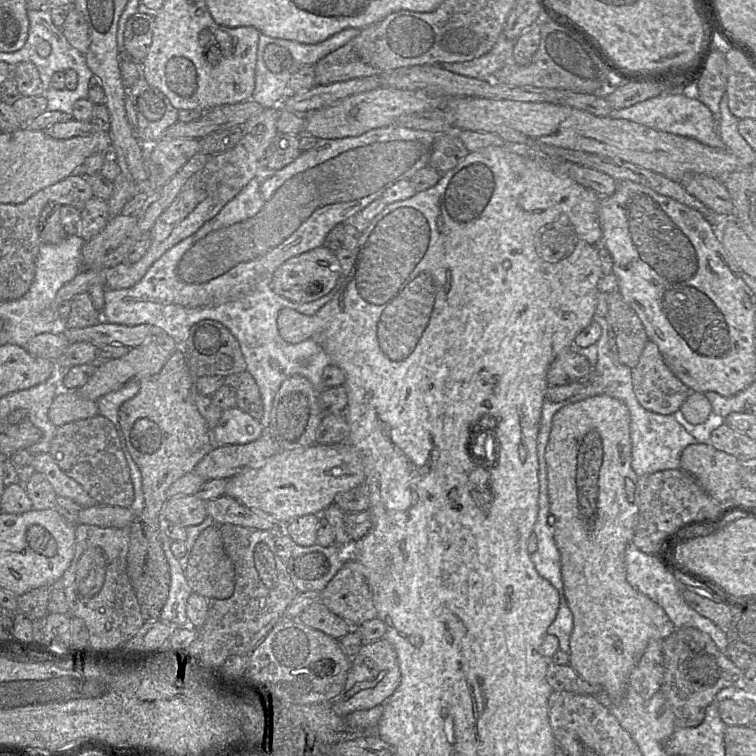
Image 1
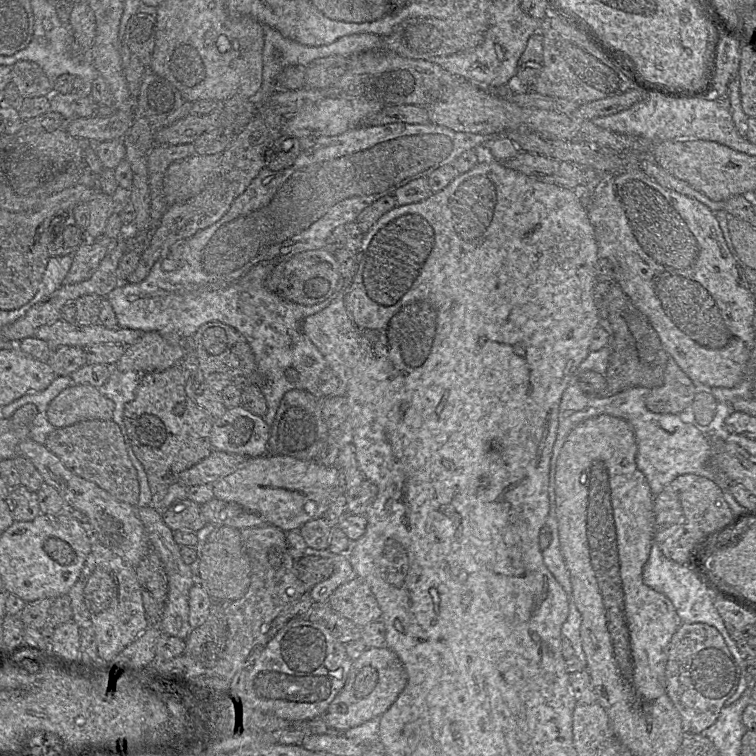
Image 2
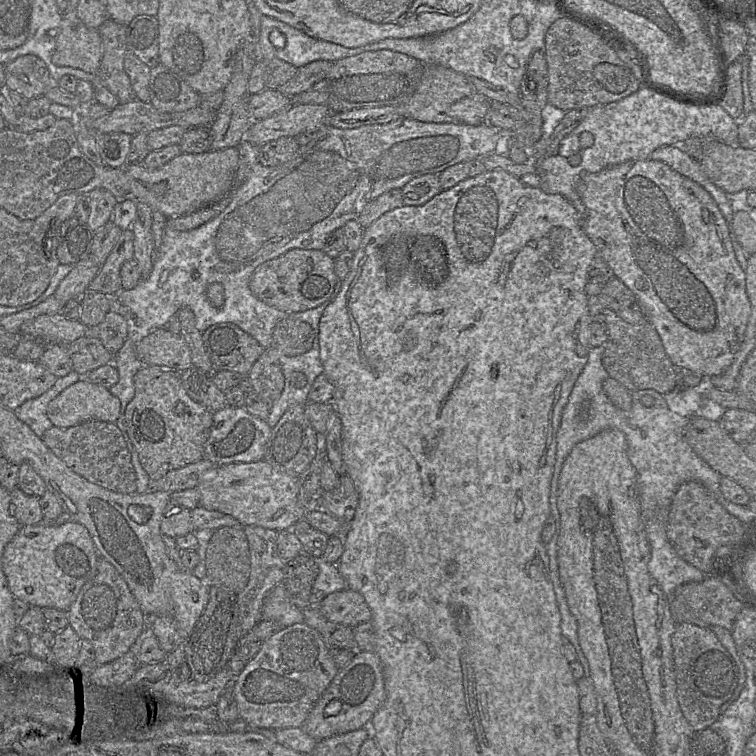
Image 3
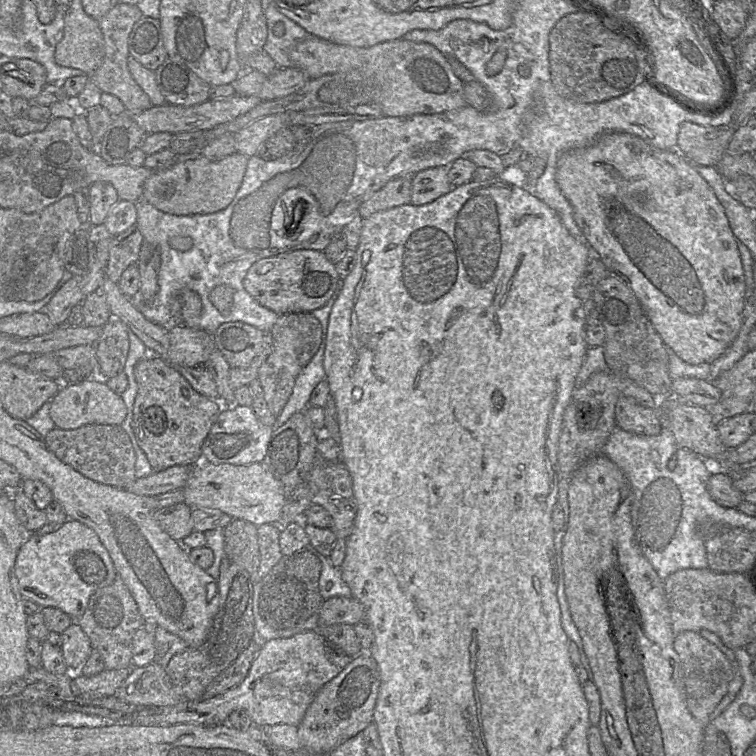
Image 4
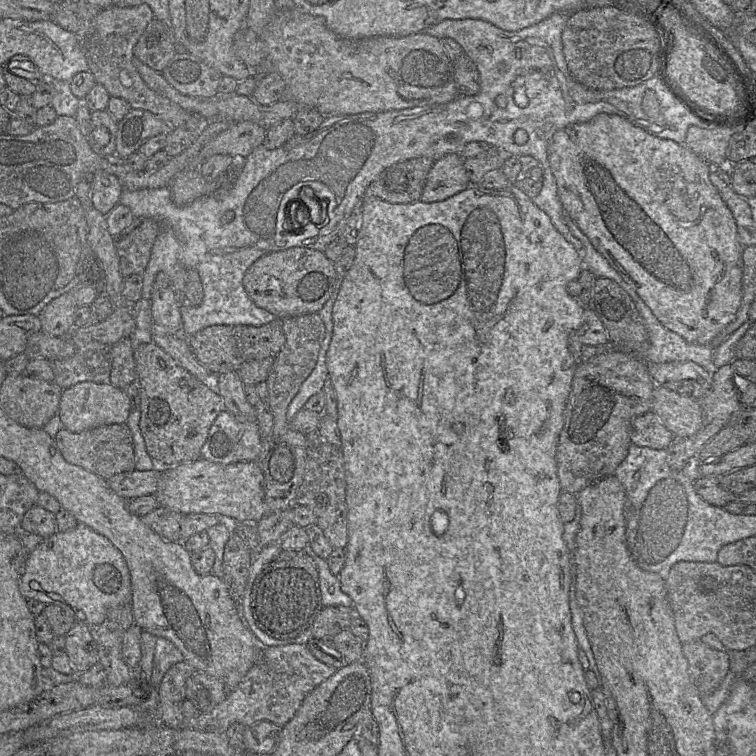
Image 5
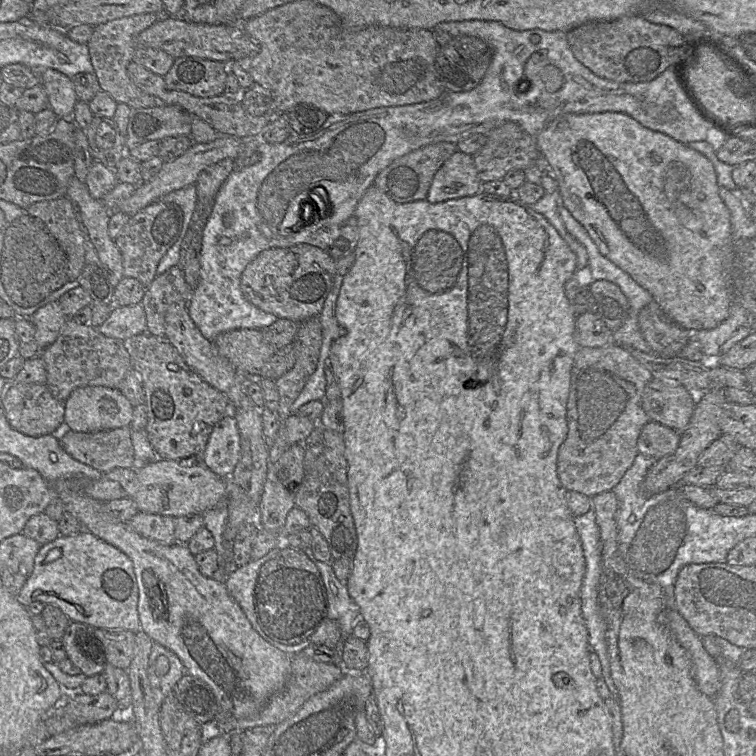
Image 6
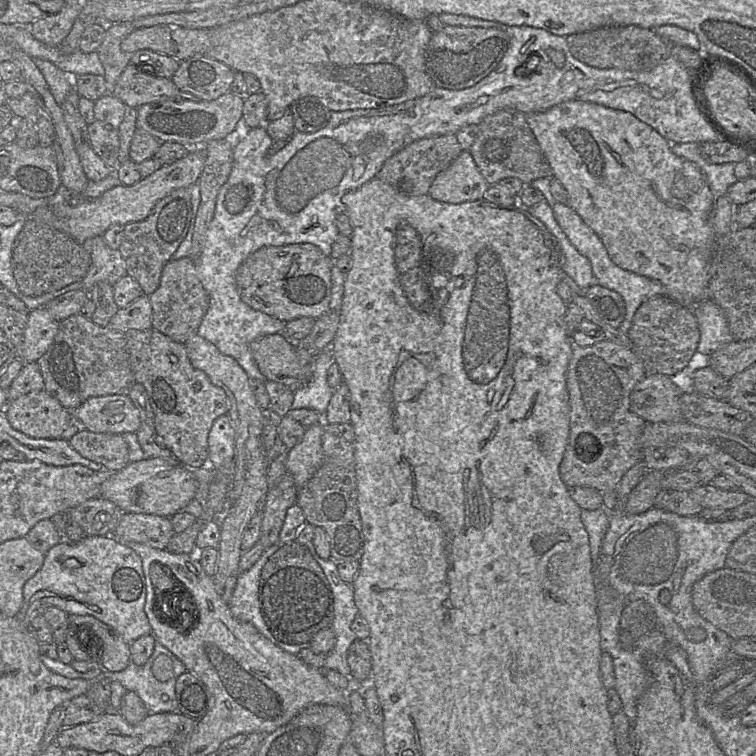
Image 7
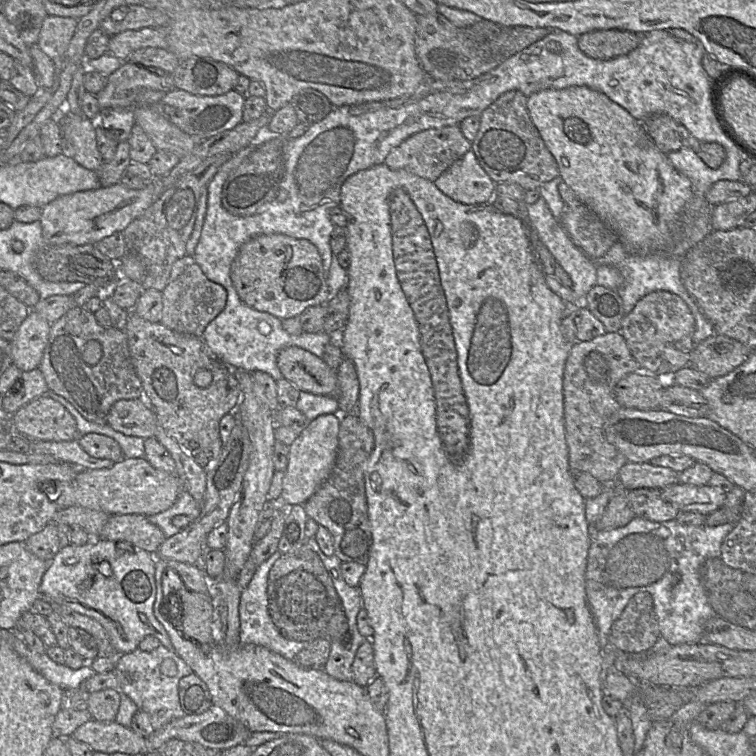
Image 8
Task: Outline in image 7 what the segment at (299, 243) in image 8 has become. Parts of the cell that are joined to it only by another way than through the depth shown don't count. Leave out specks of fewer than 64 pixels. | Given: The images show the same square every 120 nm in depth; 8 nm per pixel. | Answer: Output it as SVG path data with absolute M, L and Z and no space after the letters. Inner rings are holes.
M310 243L265 246L249 255L236 272L241 300L283 322L300 317L317 319L330 311L333 260Z

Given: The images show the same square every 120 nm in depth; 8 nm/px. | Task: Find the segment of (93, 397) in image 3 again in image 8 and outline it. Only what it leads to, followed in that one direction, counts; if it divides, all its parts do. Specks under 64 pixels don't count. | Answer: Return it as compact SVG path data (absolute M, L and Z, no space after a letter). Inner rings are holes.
M144 398L123 399L111 407L107 424L125 435L149 438L155 437L158 419Z

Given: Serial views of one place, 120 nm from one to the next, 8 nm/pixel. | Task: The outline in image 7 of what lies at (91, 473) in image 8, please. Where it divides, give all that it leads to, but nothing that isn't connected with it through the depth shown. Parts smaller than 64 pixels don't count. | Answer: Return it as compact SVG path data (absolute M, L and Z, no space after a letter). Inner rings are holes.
M174 457L146 458L129 462L122 469L112 472L102 484L100 496L115 503L124 513L144 513L170 518L195 499L197 488L192 470L180 464Z

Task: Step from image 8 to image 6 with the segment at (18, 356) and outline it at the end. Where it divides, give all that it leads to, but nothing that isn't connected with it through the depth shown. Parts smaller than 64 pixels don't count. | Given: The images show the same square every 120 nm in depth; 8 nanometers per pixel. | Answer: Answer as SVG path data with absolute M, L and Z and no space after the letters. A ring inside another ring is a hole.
M58 301L46 304L31 316L35 340L41 350L55 342L67 319Z

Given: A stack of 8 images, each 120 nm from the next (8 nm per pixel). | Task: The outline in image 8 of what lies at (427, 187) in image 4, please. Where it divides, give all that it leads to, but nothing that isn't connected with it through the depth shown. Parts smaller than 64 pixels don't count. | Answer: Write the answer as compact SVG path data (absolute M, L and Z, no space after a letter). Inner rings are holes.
M469 150L464 156L456 161L448 170L441 174L435 186L446 196L456 202L467 205L492 203L495 196L496 184L478 163L475 154Z

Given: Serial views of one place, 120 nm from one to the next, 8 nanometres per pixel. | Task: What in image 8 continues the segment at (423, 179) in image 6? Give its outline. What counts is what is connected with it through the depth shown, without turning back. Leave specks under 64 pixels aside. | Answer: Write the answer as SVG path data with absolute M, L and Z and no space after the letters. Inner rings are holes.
M459 125L428 129L411 135L393 148L386 156L384 164L390 169L403 169L434 182L464 156L471 149L471 146L472 142L465 138Z

